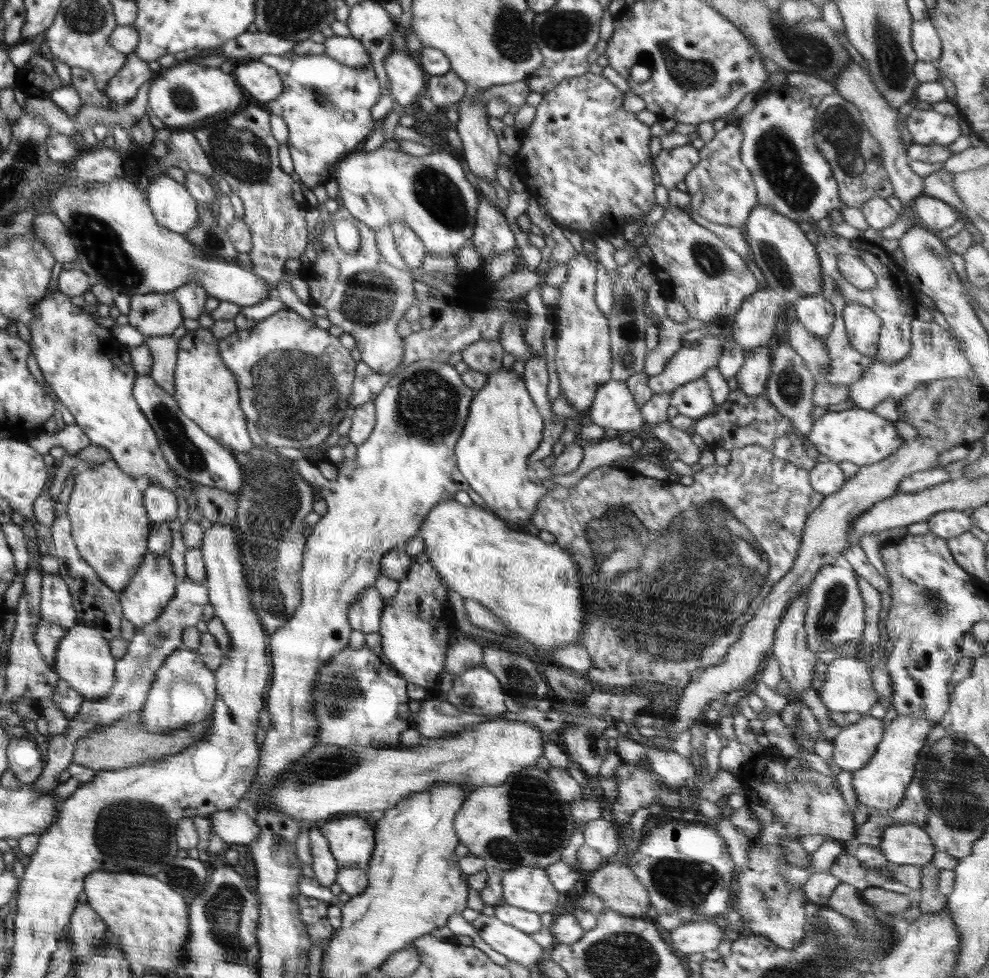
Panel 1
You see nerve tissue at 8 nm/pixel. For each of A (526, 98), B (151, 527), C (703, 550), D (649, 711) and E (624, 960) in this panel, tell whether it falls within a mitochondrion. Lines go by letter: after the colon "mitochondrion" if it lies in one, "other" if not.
A: other
B: other
C: mitochondrion
D: other
E: mitochondrion

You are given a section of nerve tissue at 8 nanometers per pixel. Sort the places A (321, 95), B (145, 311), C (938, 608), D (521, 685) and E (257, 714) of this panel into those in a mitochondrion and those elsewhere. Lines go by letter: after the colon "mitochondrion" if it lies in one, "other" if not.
A: mitochondrion
B: mitochondrion
C: mitochondrion
D: mitochondrion
E: other

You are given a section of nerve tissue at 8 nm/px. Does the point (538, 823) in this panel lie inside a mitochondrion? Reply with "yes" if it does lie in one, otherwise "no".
yes

